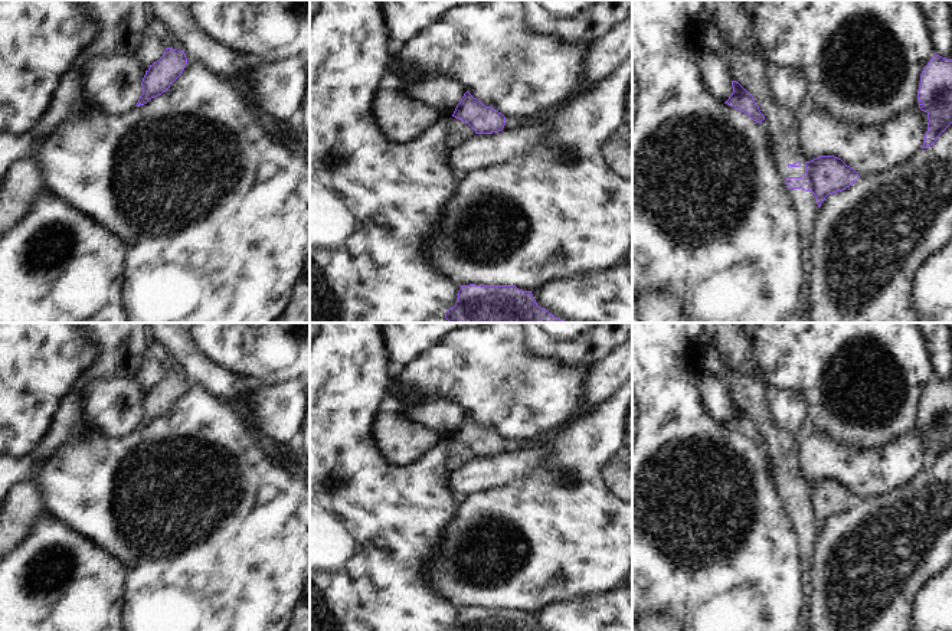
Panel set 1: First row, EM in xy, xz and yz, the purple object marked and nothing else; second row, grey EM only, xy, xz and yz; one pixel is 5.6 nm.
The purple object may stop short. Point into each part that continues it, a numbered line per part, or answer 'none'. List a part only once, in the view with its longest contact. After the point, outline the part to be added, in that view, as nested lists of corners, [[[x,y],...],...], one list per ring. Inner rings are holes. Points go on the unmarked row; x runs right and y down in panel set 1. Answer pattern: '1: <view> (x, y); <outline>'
none

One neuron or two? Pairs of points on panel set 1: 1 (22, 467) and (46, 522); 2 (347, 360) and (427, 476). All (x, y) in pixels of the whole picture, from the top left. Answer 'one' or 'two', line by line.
1: two
2: one

